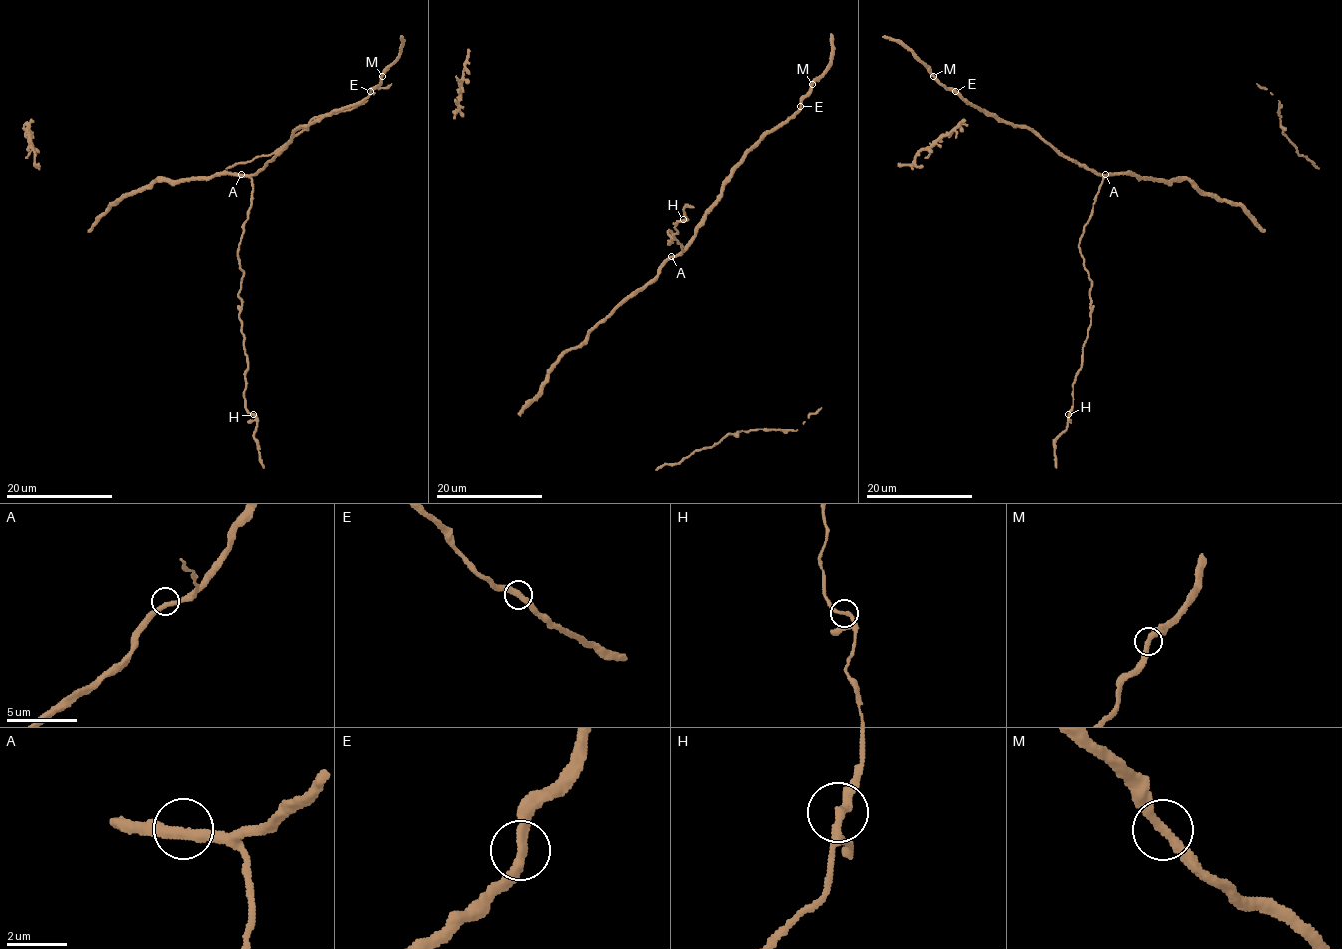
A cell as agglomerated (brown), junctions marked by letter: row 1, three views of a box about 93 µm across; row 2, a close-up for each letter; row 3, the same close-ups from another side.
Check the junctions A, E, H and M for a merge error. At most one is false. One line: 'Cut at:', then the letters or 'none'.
Cut at: M

